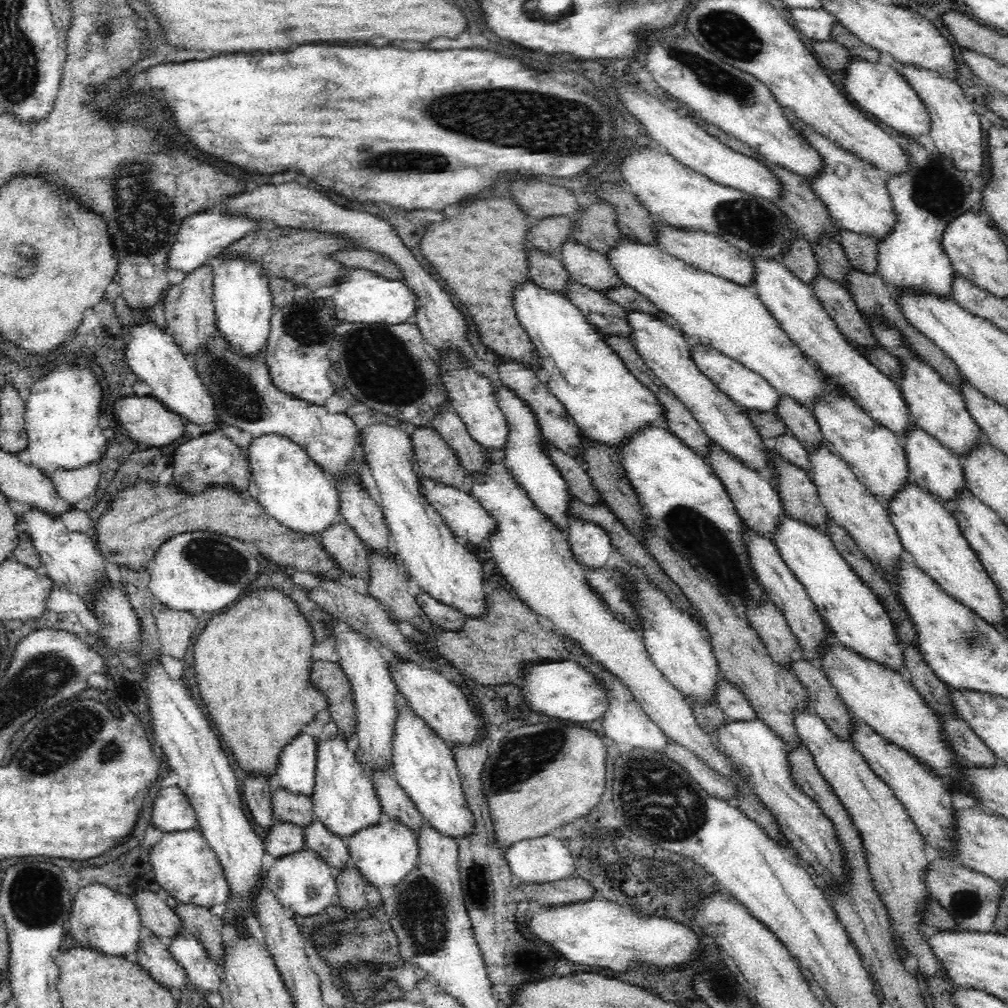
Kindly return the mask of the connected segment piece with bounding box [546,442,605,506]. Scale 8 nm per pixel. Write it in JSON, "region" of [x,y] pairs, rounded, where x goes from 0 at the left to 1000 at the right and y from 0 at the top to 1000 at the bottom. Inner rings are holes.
{"region":[[[542,439],[545,450],[548,450],[549,457],[553,459],[554,467],[558,468],[558,473],[564,482],[565,490],[585,502],[600,501],[593,485],[587,480],[587,474],[583,471],[581,464],[569,453]]]}

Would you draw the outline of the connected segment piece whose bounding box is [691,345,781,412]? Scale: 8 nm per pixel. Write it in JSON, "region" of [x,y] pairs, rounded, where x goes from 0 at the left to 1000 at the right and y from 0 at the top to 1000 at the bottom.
{"region":[[[697,342],[686,345],[690,364],[700,372],[704,378],[708,379],[716,389],[720,390],[724,396],[740,407],[752,407],[753,409],[769,409],[775,398],[775,392],[764,383],[755,372],[744,368],[742,365],[729,359],[726,355],[721,355],[719,351],[712,350],[712,347],[704,346]]]}

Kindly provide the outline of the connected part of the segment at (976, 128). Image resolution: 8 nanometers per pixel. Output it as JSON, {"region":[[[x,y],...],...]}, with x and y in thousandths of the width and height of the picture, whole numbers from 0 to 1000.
{"region":[[[895,64],[890,70],[906,85],[915,101],[918,101],[925,117],[925,129],[923,135],[928,145],[937,156],[946,162],[946,166],[954,171],[966,171],[972,175],[978,163],[978,147],[974,145],[974,125],[972,125],[969,106],[962,102],[952,84],[942,78],[935,78],[931,72],[925,72],[919,68],[904,67],[903,64]]]}

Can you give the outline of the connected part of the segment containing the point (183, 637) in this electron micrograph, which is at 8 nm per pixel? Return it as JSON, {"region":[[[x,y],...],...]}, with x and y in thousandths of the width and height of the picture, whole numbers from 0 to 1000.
{"region":[[[158,596],[153,597],[152,608],[155,612],[156,631],[161,649],[181,653],[190,639],[190,629],[196,619],[195,609],[188,605],[171,605]]]}

